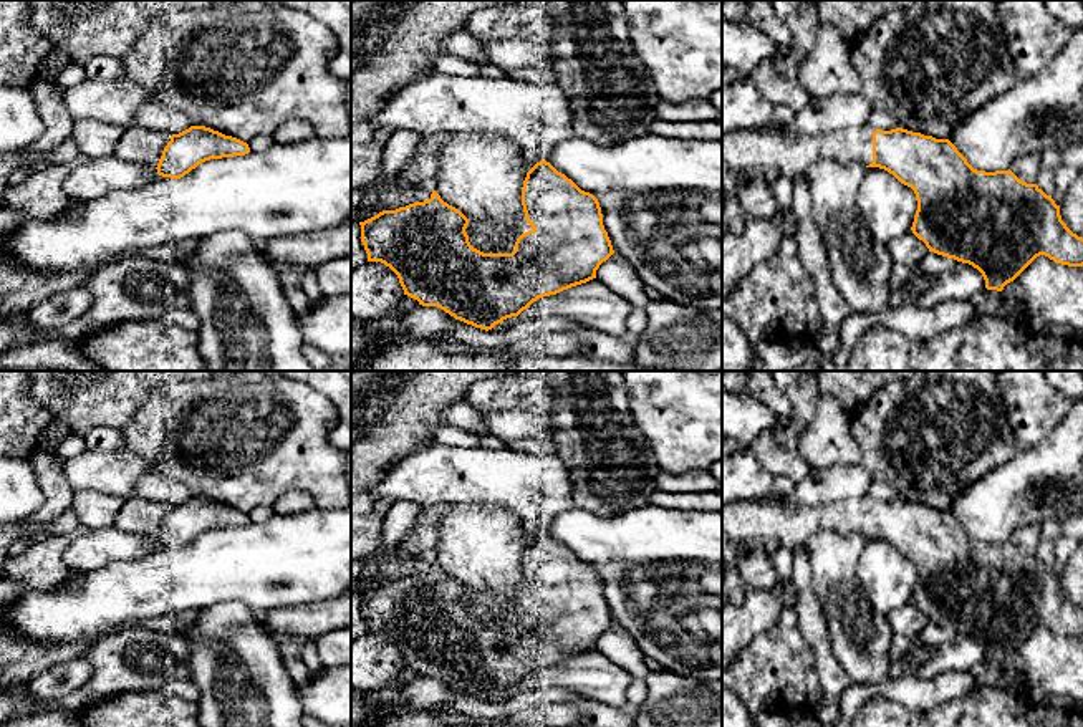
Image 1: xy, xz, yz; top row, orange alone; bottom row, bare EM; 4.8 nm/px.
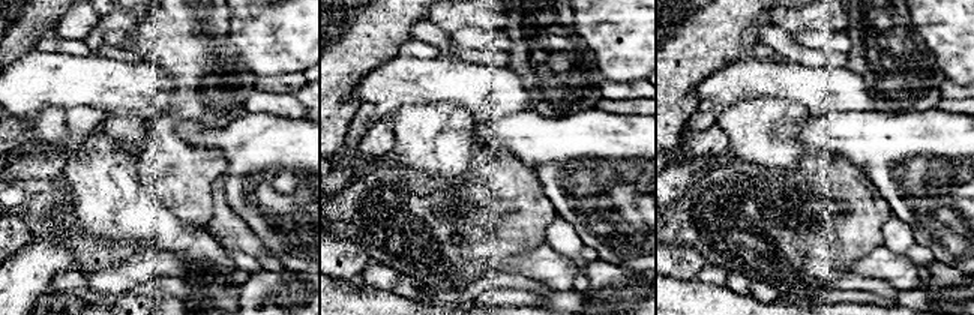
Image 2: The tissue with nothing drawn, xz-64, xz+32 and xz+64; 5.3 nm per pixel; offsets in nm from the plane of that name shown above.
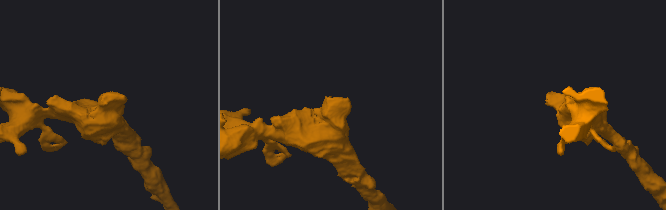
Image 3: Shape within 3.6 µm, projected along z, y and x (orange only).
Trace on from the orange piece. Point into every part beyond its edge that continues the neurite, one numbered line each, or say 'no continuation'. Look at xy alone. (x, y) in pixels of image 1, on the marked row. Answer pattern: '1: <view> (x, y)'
no continuation

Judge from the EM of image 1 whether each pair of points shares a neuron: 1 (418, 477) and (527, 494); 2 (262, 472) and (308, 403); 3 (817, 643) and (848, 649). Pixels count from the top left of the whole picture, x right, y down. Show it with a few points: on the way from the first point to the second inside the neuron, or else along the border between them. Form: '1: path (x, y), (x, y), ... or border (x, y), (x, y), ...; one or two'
1: path (444, 477), (456, 477), (461, 482), (500, 482); one
2: path (270, 456), (300, 419); one
3: border (820, 608), (825, 618), (830, 651), (850, 679); two

